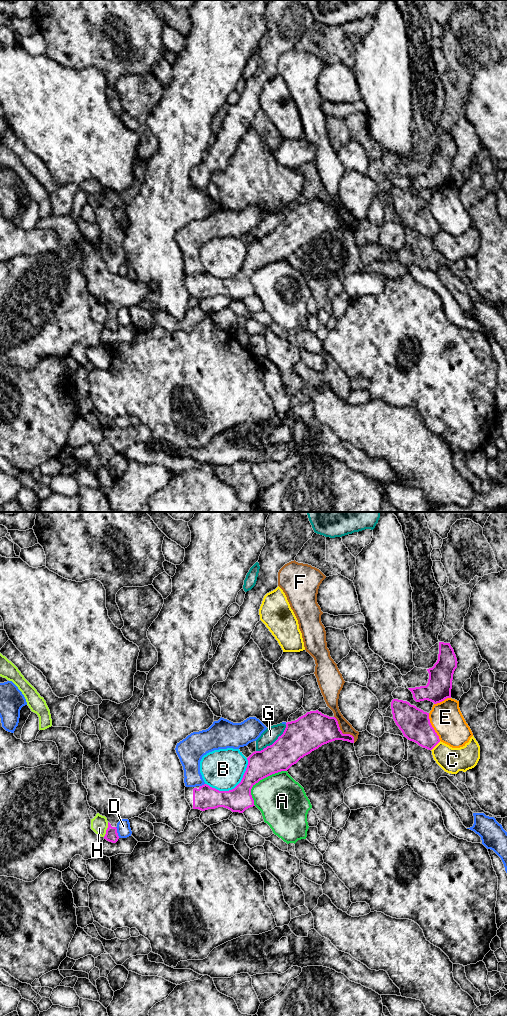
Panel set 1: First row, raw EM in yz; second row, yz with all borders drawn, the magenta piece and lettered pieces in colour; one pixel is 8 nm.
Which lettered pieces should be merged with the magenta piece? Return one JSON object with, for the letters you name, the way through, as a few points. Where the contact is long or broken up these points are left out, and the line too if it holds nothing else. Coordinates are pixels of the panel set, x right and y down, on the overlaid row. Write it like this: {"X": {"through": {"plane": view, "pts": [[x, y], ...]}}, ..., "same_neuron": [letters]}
{"same_neuron": []}

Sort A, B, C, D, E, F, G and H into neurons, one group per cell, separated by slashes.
A / B / C / D / E / F / G / H

